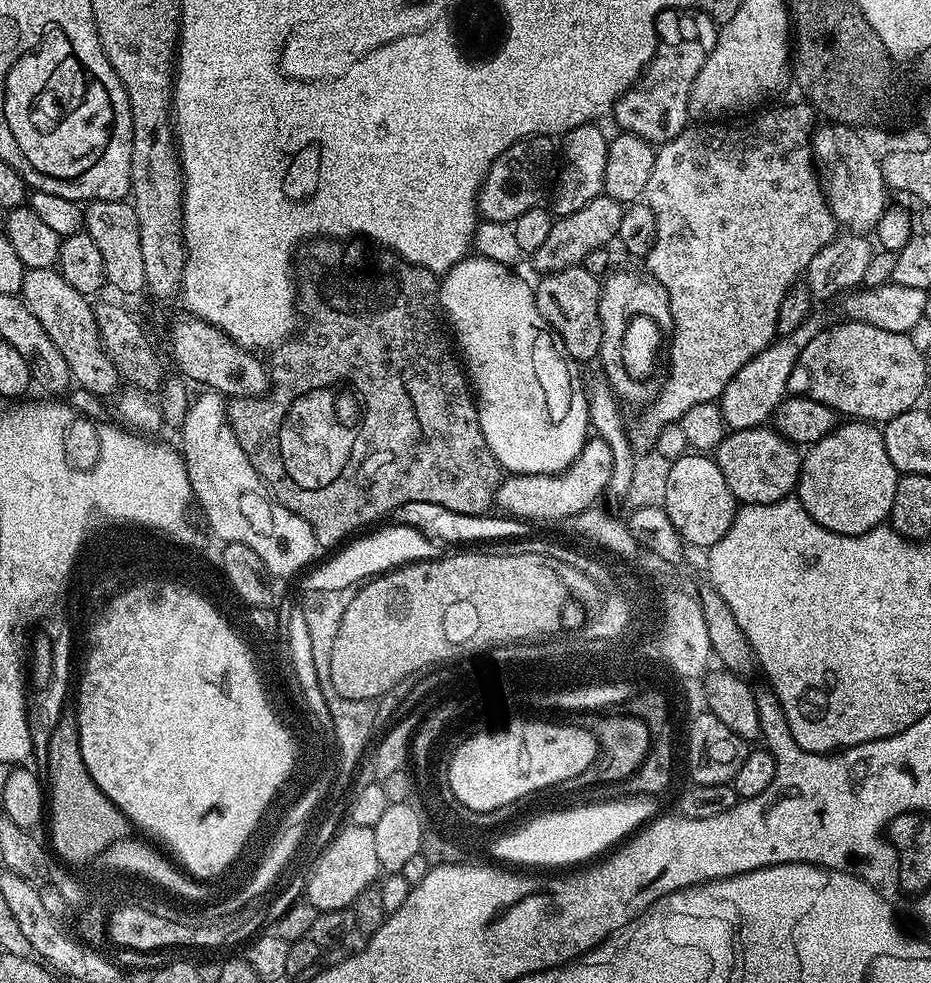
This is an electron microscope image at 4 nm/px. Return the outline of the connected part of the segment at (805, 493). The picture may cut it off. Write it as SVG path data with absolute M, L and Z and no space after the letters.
M857 419L844 423L803 453L798 499L801 506L810 514L810 518L826 526L826 530L847 536L861 536L881 527L891 517L894 490L898 486L901 473L896 471L894 462L890 462L890 454L886 454L883 431L875 423Z

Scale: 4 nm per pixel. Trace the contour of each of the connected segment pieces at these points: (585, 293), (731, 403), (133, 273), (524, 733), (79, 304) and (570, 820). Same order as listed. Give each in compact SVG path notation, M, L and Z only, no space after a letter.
M577 266L541 275L539 279L540 281L535 281L534 291L536 293L536 301L538 302L538 310L542 314L542 318L546 318L548 325L556 331L556 337L560 339L562 346L573 361L595 361L600 355L600 347L602 346L602 322L600 321L602 284L598 276L590 273L584 267Z
M794 330L794 334L773 339L767 348L750 358L734 378L726 386L718 401L724 423L729 429L758 428L767 425L773 419L780 404L789 395L788 379L790 370L794 370L794 362L798 362L798 354L808 345L808 336L802 336L802 330Z
M93 200L84 208L83 231L94 238L102 253L104 278L120 292L144 292L146 274L142 270L142 238L138 234L138 214L124 200Z
M520 720L517 724L512 724L509 728L500 728L497 732L490 732L492 730L480 730L472 736L469 740L464 740L456 748L456 753L452 756L452 761L448 764L448 780L446 786L452 791L459 804L464 804L472 811L488 812L494 811L495 808L502 808L507 804L516 801L523 801L523 796L528 796L531 792L540 792L543 788L552 788L555 784L560 784L563 780L572 780L583 777L587 768L589 768L594 761L596 761L596 737L592 735L587 727L581 726L579 728L576 724L551 724L548 720Z
M55 267L27 269L20 287L20 296L30 314L34 314L38 322L42 322L42 330L50 334L50 342L54 342L62 358L66 358L72 380L96 396L104 398L108 396L107 392L115 393L116 383L121 383L122 377L116 371L114 362L110 362L100 341L93 301L78 294L78 290L74 290L74 286L70 286L70 282L66 282L66 278L62 278L62 274Z
M626 796L608 798L605 801L605 804L588 804L585 808L564 808L561 812L548 812L545 816L533 815L532 828L524 828L520 836L508 836L508 840L500 840L496 848L487 851L487 856L484 856L484 868L510 873L514 866L519 866L527 870L526 874L530 877L549 872L558 873L562 878L575 879L586 870L594 870L595 865L603 867L603 862L618 854L620 845L630 842L630 838L635 836L643 825L655 820L658 815L658 800L655 796Z

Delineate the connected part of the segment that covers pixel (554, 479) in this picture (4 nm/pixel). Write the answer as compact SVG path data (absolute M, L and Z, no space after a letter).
M591 435L566 471L554 475L507 475L496 491L495 503L507 515L528 522L534 520L565 520L593 507L600 494L609 489L612 476L612 450L608 442Z

